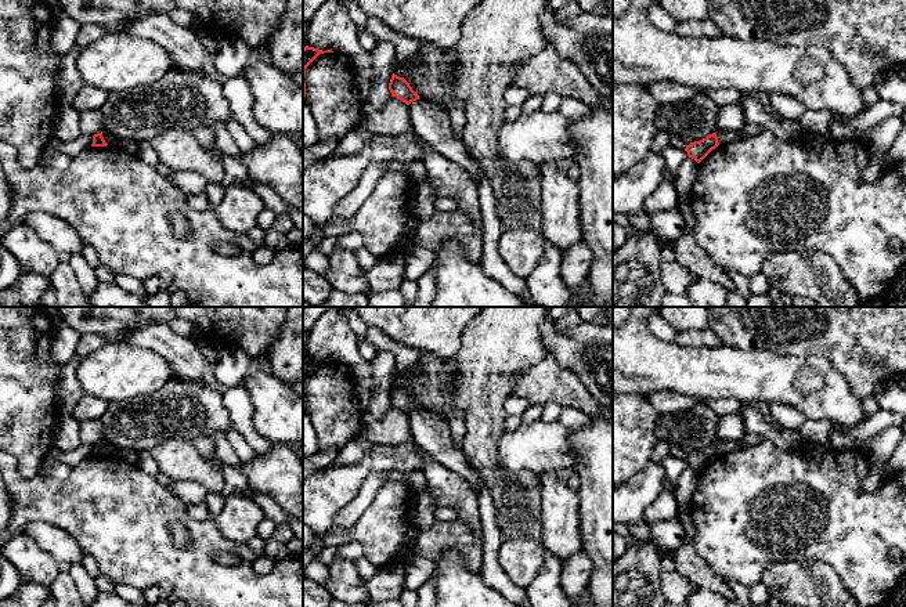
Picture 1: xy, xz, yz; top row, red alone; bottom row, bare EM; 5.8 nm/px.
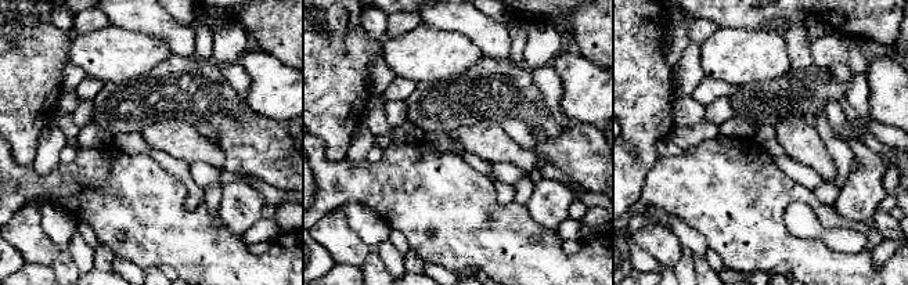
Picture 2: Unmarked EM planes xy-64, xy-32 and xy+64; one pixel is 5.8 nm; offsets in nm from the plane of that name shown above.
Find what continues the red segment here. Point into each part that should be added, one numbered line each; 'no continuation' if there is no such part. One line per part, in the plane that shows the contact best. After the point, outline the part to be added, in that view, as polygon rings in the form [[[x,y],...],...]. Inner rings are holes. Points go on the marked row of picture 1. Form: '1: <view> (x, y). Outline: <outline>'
no continuation

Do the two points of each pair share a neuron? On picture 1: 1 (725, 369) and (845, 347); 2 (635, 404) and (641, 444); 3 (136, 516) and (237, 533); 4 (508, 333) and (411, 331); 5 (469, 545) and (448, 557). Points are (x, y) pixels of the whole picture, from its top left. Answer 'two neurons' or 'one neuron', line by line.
1: two neurons
2: one neuron
3: two neurons
4: two neurons
5: two neurons

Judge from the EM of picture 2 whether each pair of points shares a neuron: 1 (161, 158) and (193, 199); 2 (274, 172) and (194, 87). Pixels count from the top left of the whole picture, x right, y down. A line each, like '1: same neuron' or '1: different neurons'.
1: same neuron
2: same neuron

